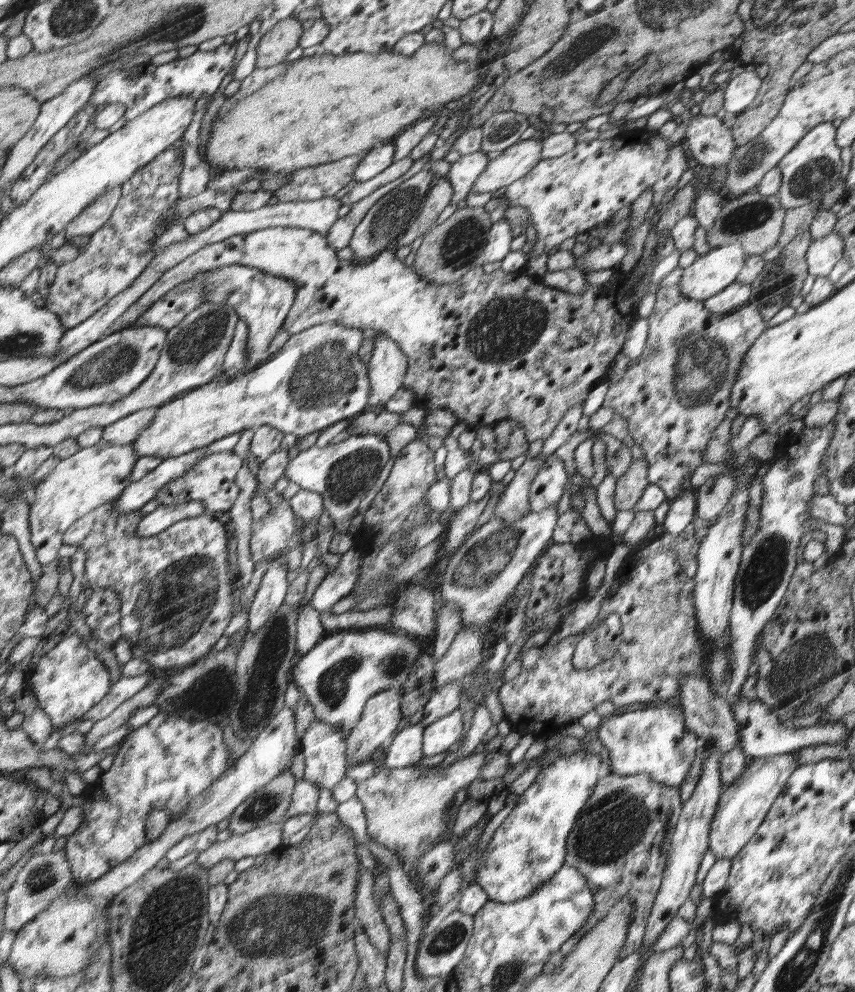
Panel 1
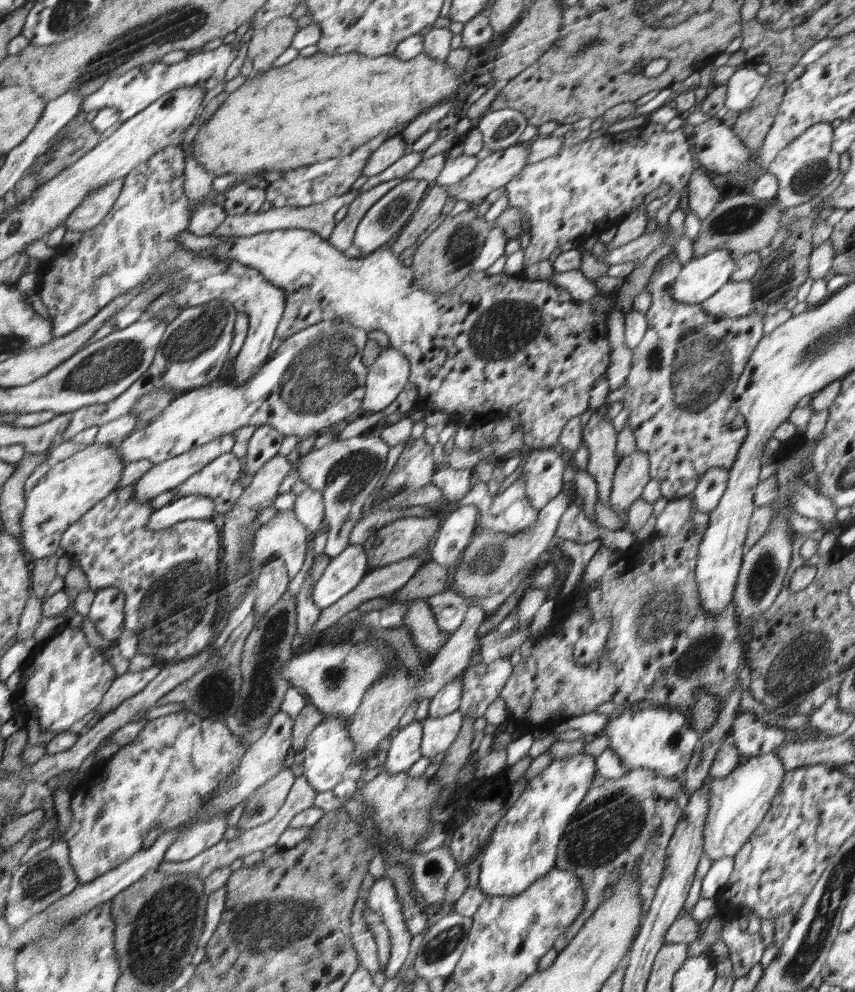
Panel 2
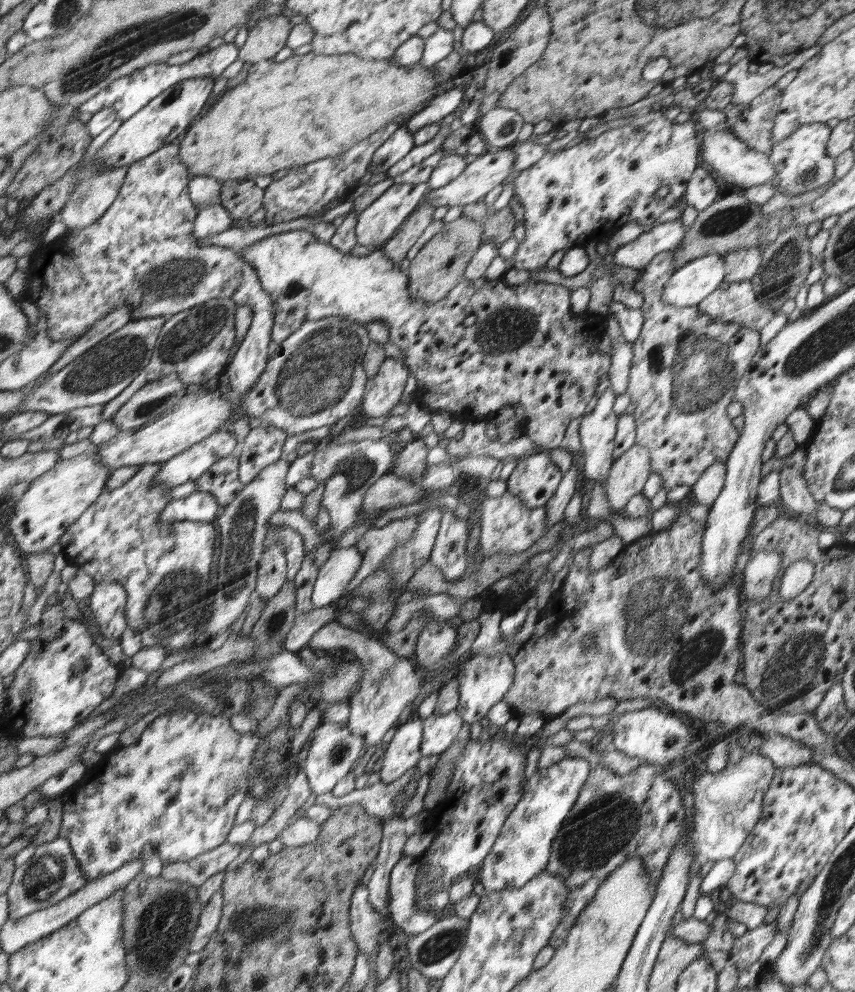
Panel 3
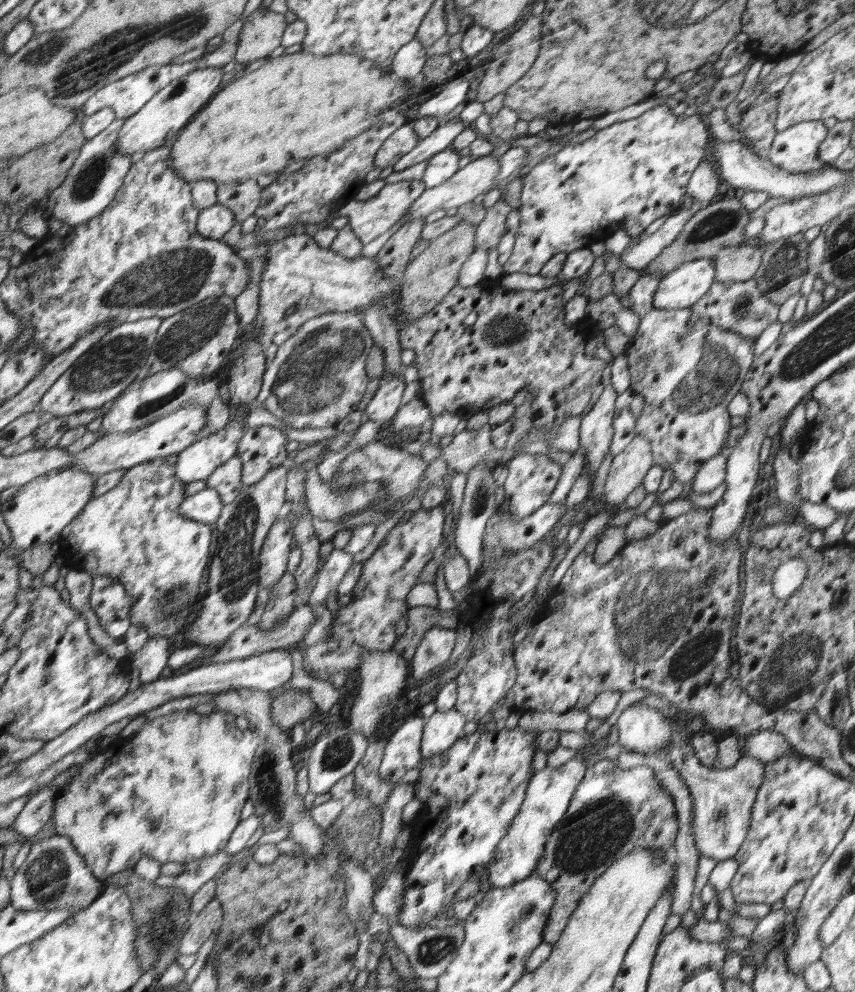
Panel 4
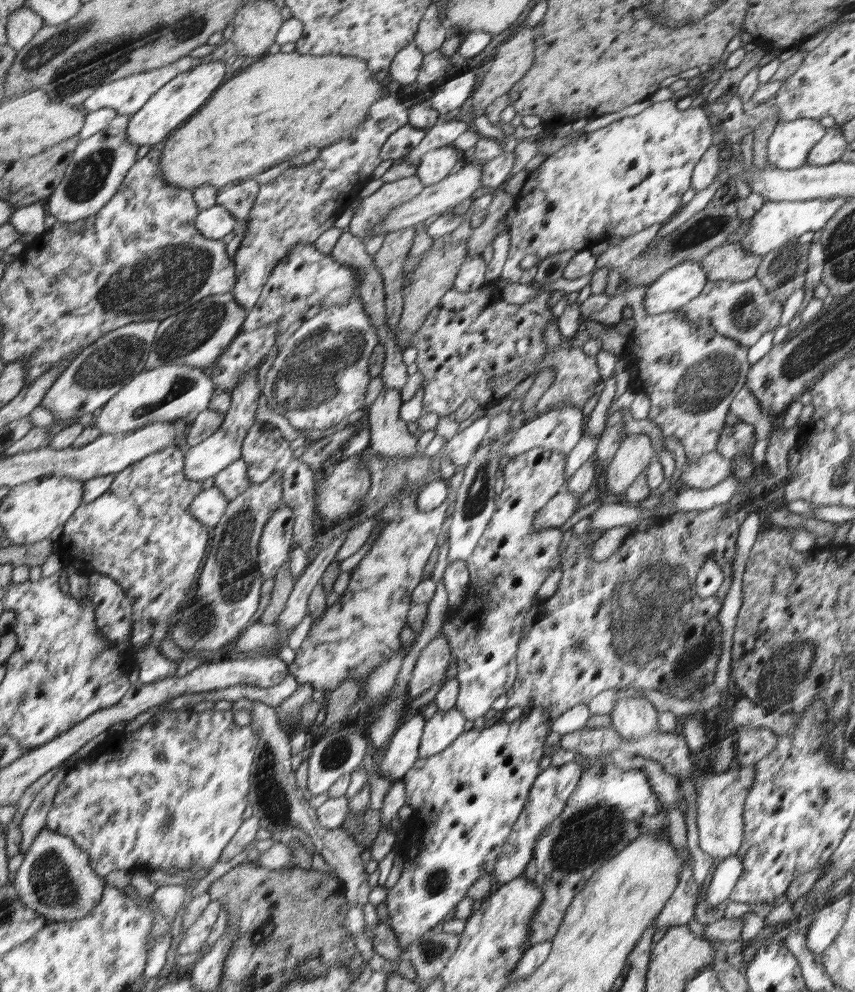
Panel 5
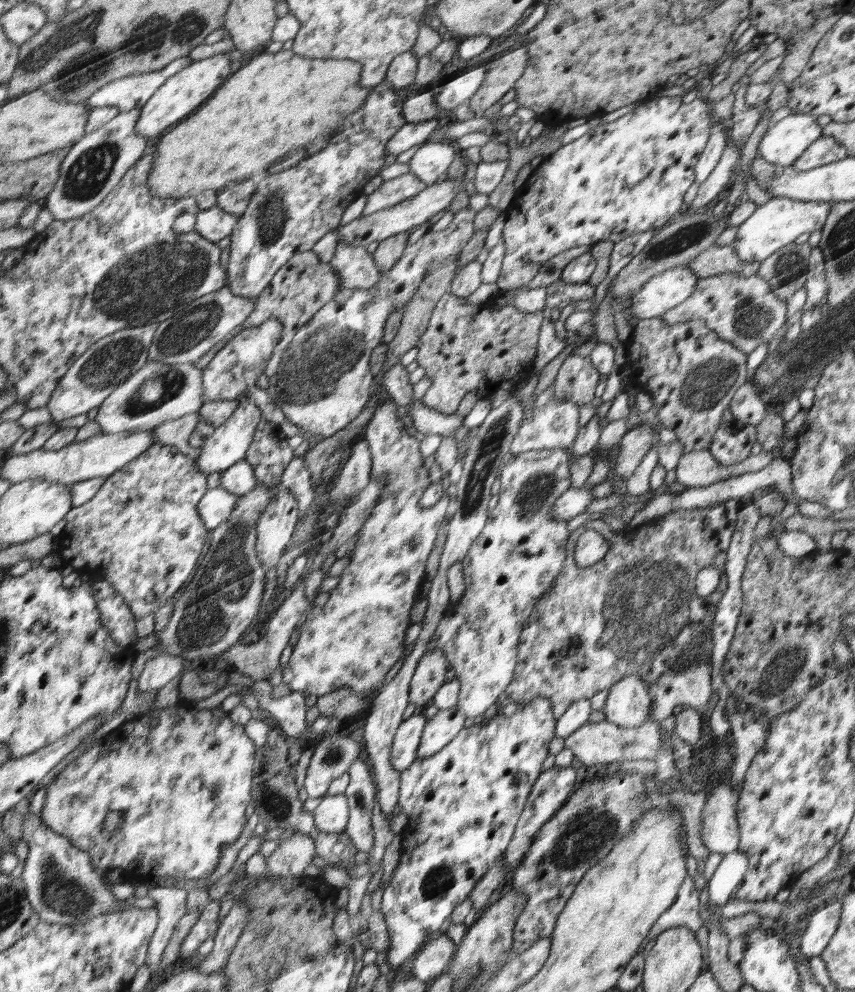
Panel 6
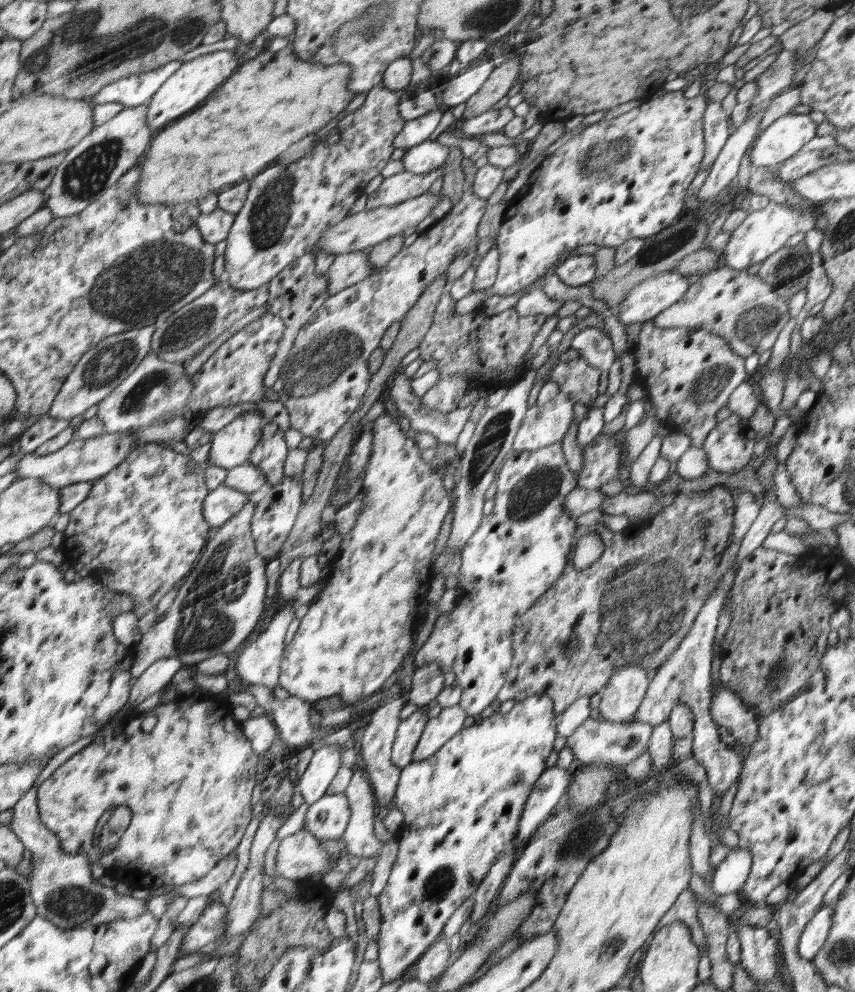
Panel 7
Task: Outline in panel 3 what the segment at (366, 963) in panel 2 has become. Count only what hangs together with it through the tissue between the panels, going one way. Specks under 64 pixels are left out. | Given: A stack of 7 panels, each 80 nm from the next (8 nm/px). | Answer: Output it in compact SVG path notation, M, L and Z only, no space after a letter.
M358 884L358 888L354 890L353 902L349 906L349 918L352 920L351 929L359 944L358 948L369 960L370 956L376 954L378 935L386 928L388 921L368 903L368 890L364 884Z

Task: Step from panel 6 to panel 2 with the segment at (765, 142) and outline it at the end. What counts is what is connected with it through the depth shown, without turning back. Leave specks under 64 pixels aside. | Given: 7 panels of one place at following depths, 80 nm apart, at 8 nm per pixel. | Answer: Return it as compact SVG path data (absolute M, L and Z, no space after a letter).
M818 123L802 133L796 141L777 154L767 172L778 179L777 200L780 210L808 202L838 176L838 156L830 156L834 128L830 123Z

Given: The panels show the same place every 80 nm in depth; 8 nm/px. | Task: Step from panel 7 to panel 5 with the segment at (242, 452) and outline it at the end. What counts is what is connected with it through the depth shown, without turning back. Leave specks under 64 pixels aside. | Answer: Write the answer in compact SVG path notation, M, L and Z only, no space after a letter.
M252 371L246 377L242 377L241 382L238 382L238 386L231 393L230 408L226 413L226 418L218 430L200 444L189 447L184 452L186 465L182 468L182 472L186 475L186 480L204 481L241 458L242 445L250 427L255 423L257 401L261 396L258 373L258 371Z

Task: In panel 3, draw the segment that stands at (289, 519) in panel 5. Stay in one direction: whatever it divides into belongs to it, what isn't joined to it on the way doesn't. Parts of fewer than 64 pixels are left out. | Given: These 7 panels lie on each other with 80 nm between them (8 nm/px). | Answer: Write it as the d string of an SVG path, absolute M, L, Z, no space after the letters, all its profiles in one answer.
M280 543L271 544L266 550L258 569L257 591L261 599L267 602L276 596L288 577L288 558Z

